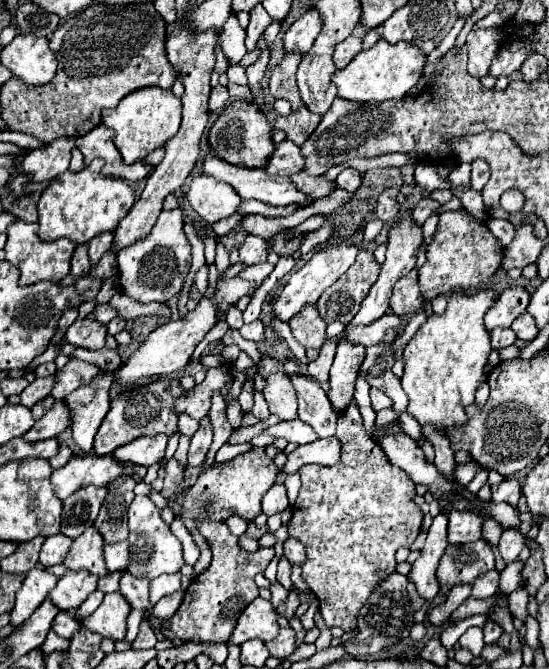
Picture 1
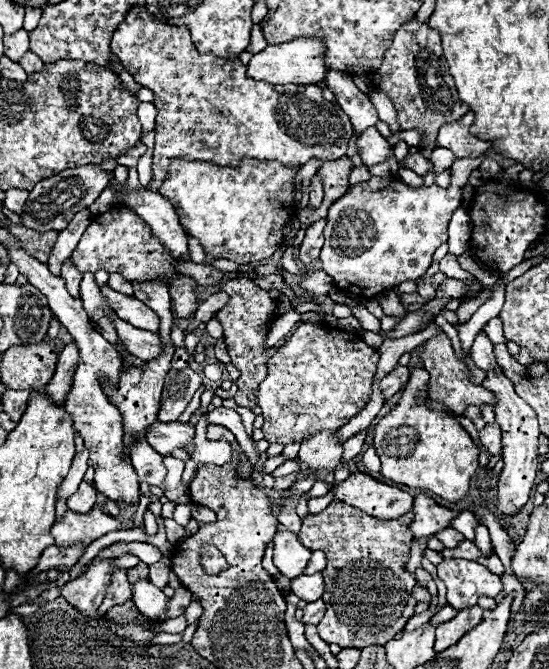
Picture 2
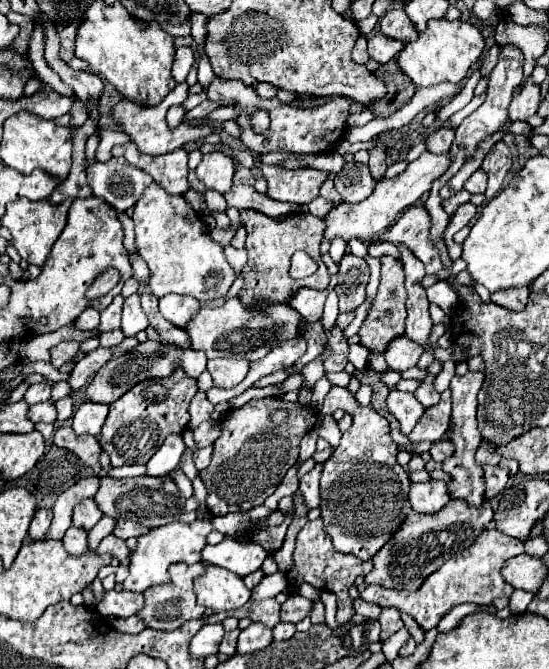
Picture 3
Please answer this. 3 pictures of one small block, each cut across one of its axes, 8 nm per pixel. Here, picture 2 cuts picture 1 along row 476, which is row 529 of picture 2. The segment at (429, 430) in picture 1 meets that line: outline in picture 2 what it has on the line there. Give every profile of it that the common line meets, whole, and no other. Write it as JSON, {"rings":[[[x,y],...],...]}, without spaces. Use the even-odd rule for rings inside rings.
{"rings":[[[448,528],[446,532],[438,532],[438,536],[436,536],[446,548],[456,548],[462,540],[464,540],[464,536],[458,532],[458,530],[454,530],[454,528]]]}

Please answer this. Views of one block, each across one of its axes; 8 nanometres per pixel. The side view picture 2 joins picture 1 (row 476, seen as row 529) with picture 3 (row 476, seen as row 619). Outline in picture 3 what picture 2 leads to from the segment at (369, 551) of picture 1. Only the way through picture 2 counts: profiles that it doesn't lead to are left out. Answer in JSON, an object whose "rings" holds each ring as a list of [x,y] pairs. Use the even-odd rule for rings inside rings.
{"rings":[[[336,386],[326,394],[321,414],[333,415],[335,409],[348,410],[354,416],[354,422],[348,432],[342,434],[332,456],[324,462],[320,478],[320,518],[338,552],[350,552],[362,560],[372,560],[412,512],[408,502],[412,480],[396,462],[398,448],[384,416],[370,406],[358,406],[356,398],[346,388]]]}

